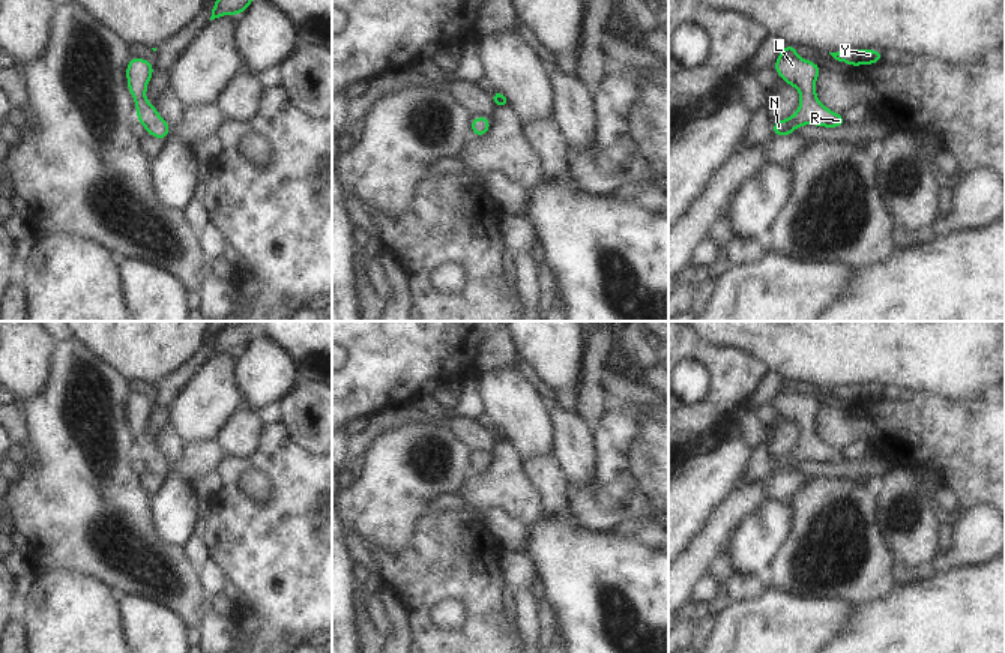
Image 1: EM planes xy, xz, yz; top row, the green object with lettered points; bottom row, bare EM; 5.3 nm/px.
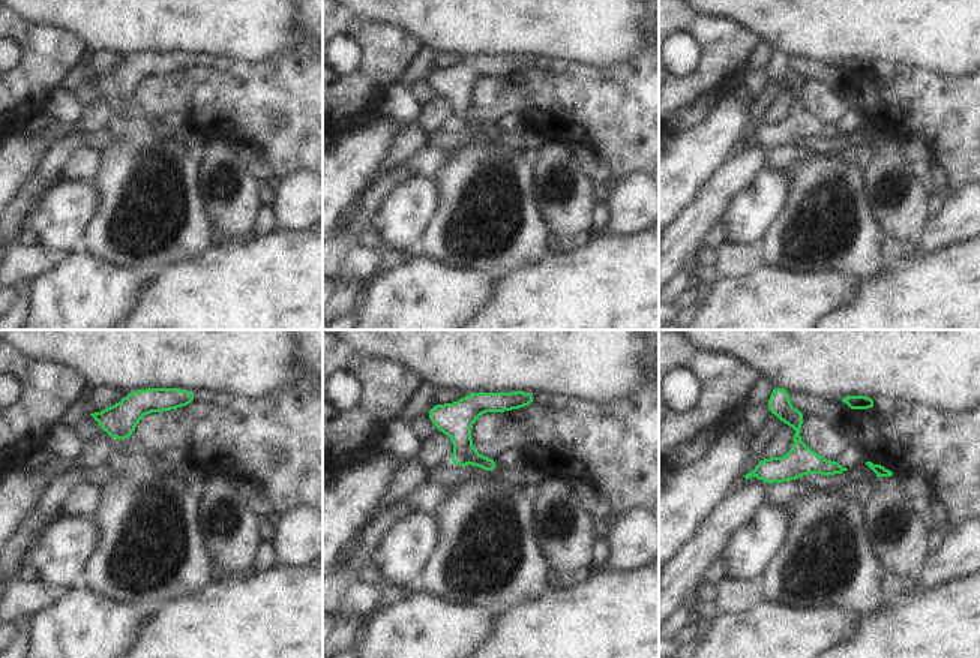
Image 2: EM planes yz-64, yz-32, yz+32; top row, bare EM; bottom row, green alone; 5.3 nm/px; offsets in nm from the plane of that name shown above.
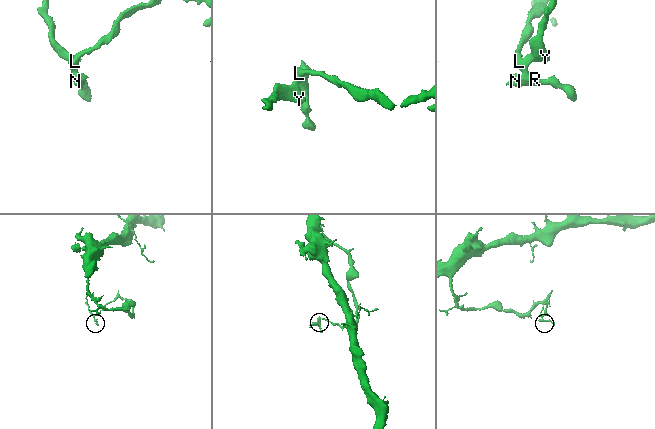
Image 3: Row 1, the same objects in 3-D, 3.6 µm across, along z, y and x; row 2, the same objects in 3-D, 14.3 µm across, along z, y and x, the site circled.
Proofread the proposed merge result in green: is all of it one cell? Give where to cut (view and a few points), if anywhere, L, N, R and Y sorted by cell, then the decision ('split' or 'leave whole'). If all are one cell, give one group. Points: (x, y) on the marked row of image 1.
cut none; groups L N R Y; leave whole

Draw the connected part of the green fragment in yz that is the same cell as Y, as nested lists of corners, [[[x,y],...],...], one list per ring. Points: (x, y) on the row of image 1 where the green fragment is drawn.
[[[846,50],[838,53],[829,53],[835,60],[847,63],[853,68],[861,65],[876,65],[883,60],[880,50]]]

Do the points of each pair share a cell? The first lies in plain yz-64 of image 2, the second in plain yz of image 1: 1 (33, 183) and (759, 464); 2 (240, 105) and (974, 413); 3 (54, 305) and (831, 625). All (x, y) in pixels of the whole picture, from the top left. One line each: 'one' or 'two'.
1: one
2: one
3: one

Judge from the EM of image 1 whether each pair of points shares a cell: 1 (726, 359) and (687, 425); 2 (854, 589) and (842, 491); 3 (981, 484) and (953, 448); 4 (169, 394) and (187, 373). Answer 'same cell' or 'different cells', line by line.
1: same cell
2: same cell
3: same cell
4: same cell

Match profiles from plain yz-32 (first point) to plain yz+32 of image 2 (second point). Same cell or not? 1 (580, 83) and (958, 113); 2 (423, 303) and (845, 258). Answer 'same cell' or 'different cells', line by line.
1: same cell
2: different cells

